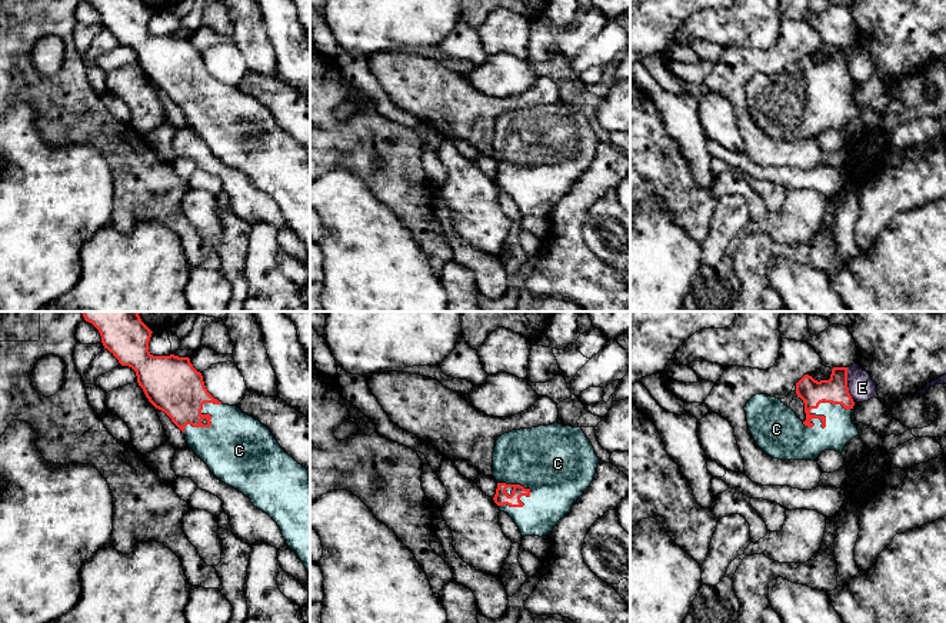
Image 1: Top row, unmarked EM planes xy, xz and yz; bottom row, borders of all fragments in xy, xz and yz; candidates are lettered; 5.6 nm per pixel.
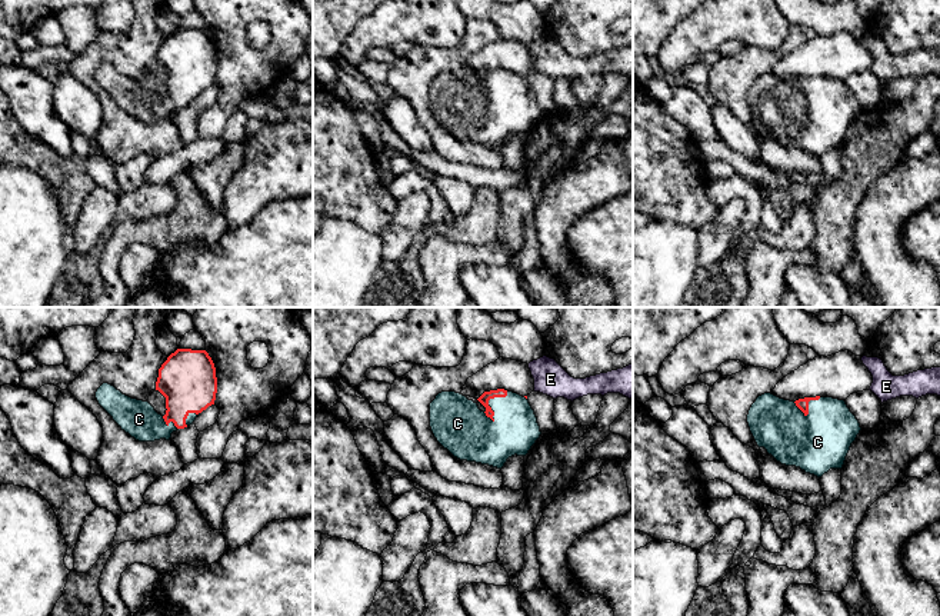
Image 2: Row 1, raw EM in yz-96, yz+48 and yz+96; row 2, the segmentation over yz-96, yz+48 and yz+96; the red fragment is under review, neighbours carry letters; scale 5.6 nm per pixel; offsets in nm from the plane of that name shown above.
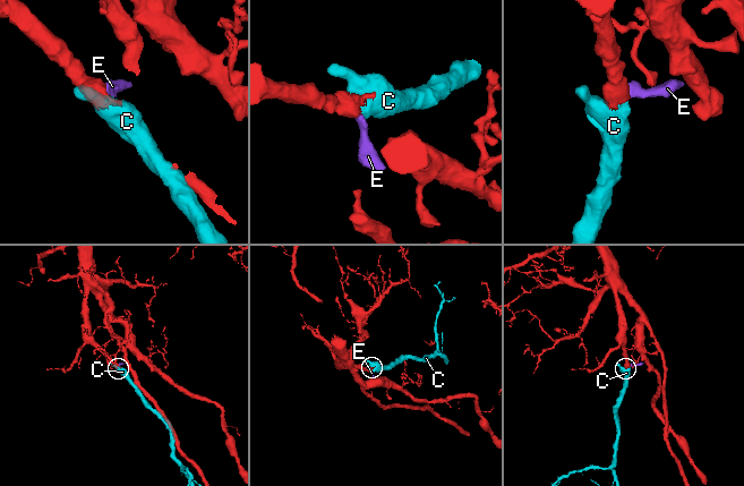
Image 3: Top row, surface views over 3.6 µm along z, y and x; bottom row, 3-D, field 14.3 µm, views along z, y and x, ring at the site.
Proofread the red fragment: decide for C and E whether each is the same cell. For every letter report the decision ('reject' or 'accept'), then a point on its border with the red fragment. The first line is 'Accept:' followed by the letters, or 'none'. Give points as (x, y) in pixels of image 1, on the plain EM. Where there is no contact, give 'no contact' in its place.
Accept: C
C: accept | yz (816, 87)
E: reject | yz (846, 65)

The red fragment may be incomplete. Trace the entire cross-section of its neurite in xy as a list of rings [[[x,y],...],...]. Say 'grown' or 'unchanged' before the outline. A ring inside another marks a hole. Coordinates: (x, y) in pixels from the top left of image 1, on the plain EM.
grown; [[[86,0],[101,16],[101,23],[121,46],[136,51],[137,63],[149,81],[164,91],[184,113],[189,127],[209,146],[210,151],[223,163],[247,176],[253,186],[267,193],[280,207],[286,224],[299,236],[310,254],[310,159],[306,147],[289,136],[273,117],[270,110],[254,97],[243,93],[237,86],[223,84],[206,69],[203,56],[189,37],[153,36],[149,31],[151,10],[141,0]]]

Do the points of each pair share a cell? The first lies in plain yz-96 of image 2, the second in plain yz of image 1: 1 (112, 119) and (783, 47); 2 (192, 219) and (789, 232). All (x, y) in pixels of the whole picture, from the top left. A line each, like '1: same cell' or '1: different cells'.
1: same cell
2: different cells

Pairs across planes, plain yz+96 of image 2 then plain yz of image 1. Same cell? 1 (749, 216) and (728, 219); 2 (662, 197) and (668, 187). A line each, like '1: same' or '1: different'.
1: different
2: same

